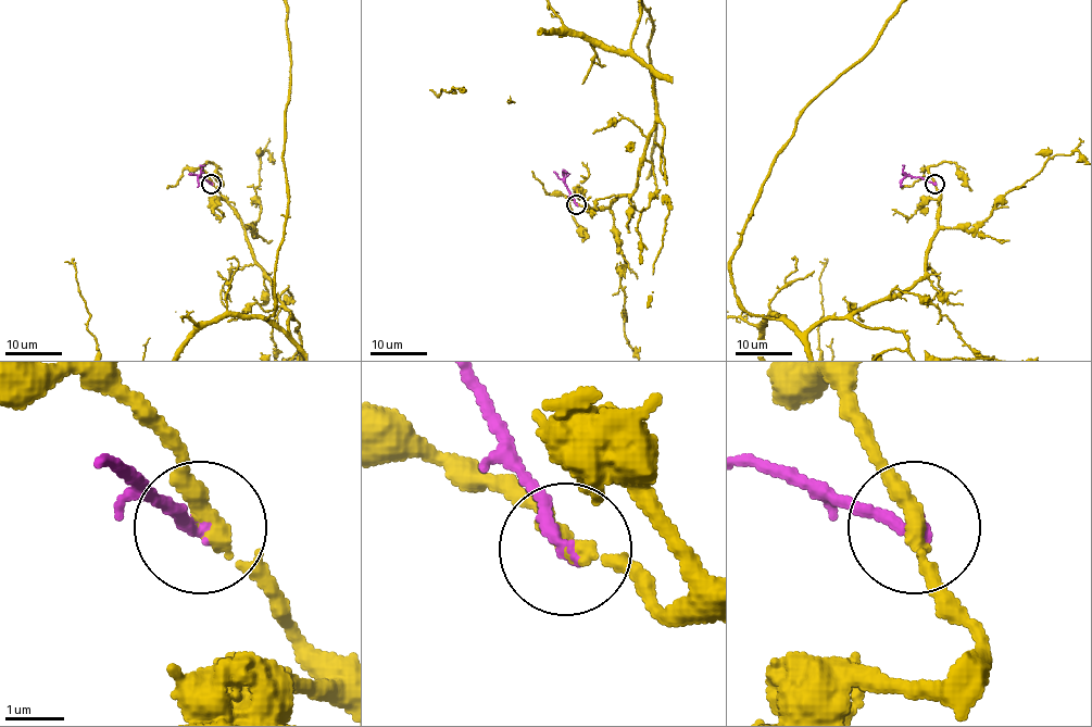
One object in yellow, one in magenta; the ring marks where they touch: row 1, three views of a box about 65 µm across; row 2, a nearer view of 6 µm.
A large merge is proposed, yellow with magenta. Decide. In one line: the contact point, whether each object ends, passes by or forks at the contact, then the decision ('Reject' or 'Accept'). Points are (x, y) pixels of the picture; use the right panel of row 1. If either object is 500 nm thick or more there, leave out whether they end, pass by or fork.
Place: (934, 184). At the ring yellow passes by. At the ring magenta ends. Accept

